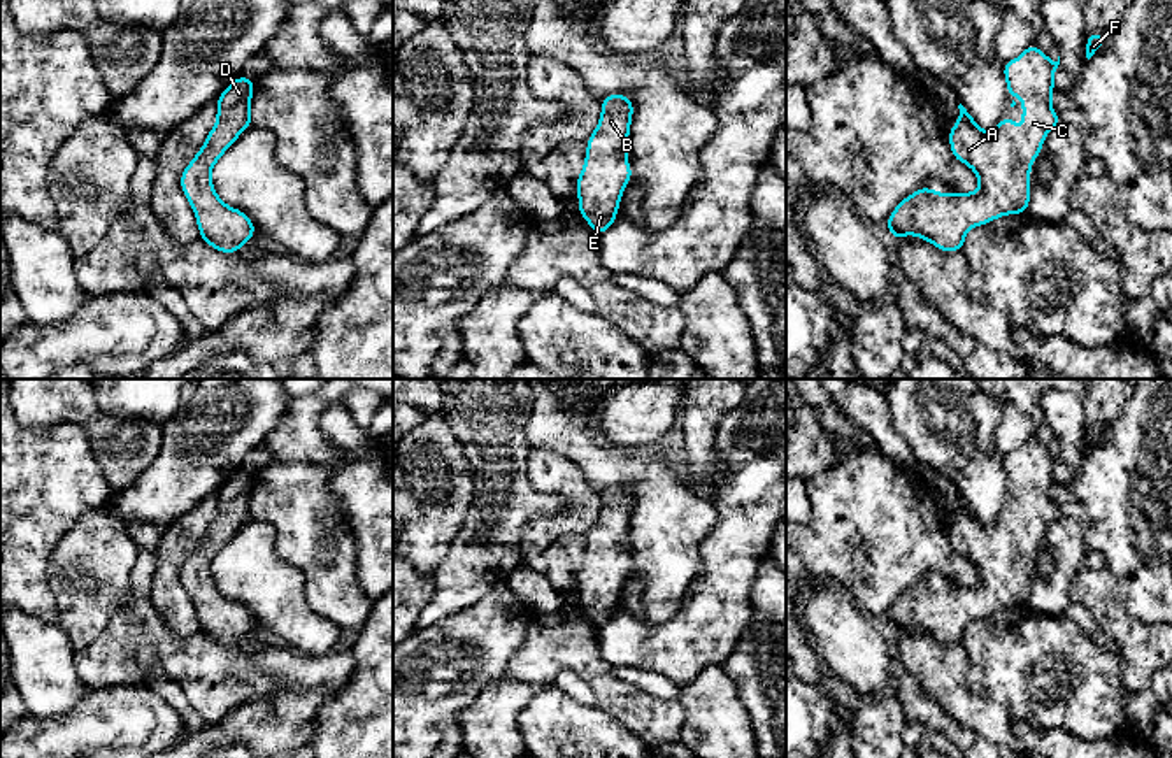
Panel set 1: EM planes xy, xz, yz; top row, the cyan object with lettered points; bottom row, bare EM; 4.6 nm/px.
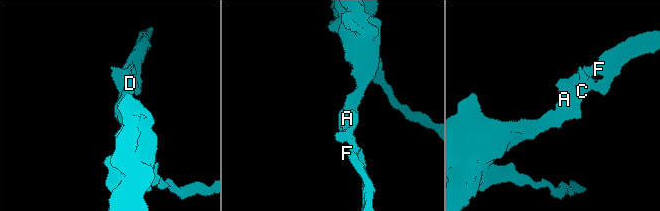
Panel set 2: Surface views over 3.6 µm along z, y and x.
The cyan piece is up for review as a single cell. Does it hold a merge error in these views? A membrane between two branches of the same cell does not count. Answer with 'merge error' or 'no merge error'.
no merge error

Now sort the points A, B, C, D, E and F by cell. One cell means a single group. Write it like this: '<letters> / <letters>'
A B C D E F

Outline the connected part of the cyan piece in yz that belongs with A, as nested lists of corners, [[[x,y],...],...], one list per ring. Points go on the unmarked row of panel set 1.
[[[1035,437],[1028,439],[1019,453],[1005,454],[1007,488],[1023,491],[1021,525],[1009,509],[1002,511],[993,525],[984,525],[967,502],[958,498],[960,512],[949,523],[949,537],[953,549],[977,567],[979,583],[944,588],[919,581],[902,593],[886,614],[895,633],[918,628],[953,646],[963,640],[970,619],[1005,607],[1026,607],[1030,560],[1046,526],[1060,518],[1060,509],[1051,500],[1058,458],[1060,449],[1051,454]]]

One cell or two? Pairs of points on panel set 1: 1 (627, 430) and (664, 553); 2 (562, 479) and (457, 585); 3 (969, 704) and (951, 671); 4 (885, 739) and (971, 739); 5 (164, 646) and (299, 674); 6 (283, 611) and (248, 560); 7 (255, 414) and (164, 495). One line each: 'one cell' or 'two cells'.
1: two cells
2: two cells
3: one cell
4: two cells
5: one cell
6: one cell
7: one cell

